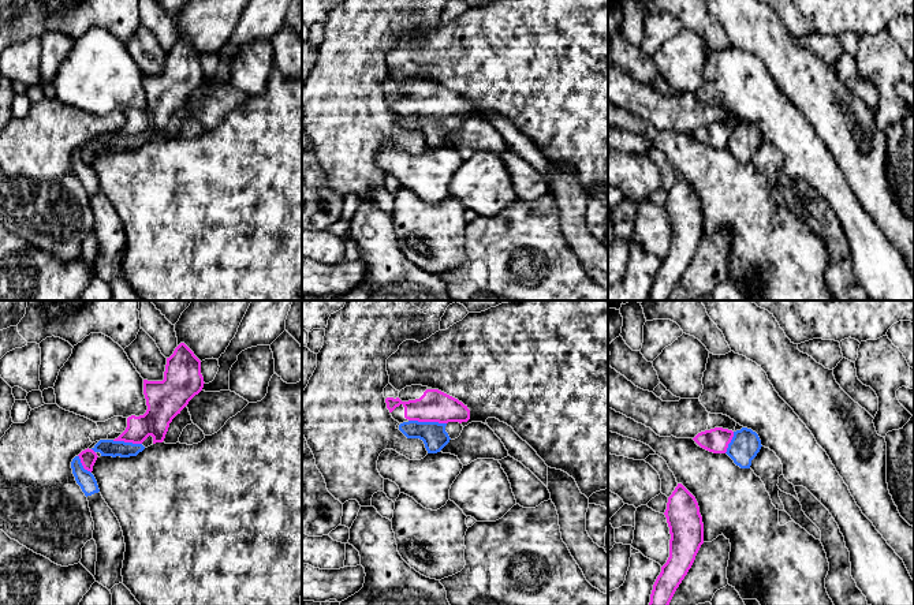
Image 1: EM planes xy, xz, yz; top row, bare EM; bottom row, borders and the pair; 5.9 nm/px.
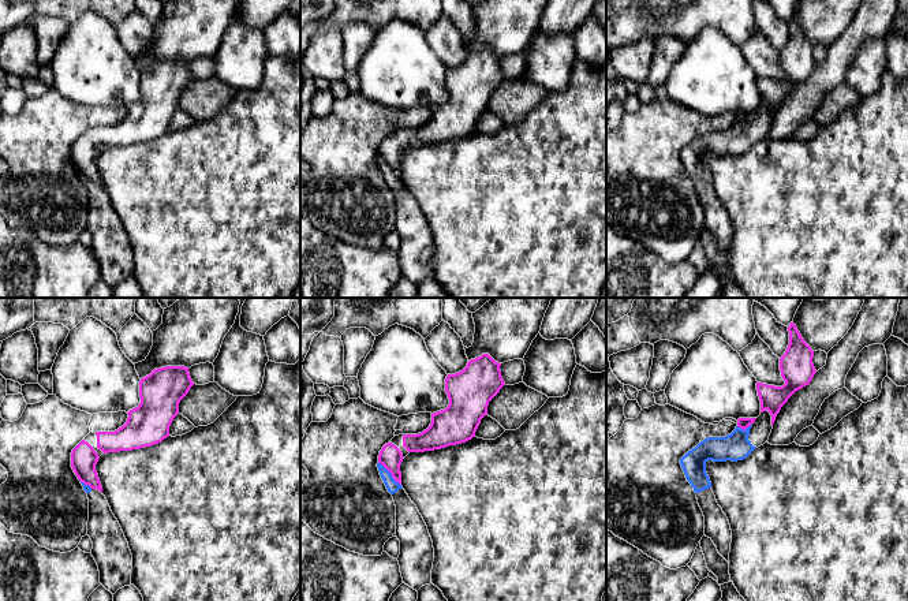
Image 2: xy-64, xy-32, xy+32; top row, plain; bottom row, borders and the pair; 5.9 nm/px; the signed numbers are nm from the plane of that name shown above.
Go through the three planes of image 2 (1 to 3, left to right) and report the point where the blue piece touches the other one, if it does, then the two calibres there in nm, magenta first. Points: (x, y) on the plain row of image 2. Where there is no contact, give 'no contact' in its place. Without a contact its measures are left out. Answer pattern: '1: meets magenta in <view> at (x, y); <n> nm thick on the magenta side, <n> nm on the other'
1: meets magenta in xy-64 at (86, 178); 160 nm thick on the magenta side, 50 nm on the other
2: meets magenta in xy-32 at (391, 167); 140 nm thick on the magenta side, 70 nm on the other
3: meets magenta in xy+32 at (744, 123); 70 nm thick on the magenta side, 160 nm on the other

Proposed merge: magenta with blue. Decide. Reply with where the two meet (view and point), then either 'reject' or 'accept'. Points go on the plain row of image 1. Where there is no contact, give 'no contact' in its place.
xz (428, 115) | reject

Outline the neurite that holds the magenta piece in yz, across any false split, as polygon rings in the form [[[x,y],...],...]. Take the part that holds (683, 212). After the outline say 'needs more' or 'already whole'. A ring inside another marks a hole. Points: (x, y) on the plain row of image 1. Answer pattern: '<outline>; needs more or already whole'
[[[678,178],[664,206],[669,221],[669,251],[661,261],[649,300],[668,300],[704,238],[704,217],[695,191]]]; already whole

